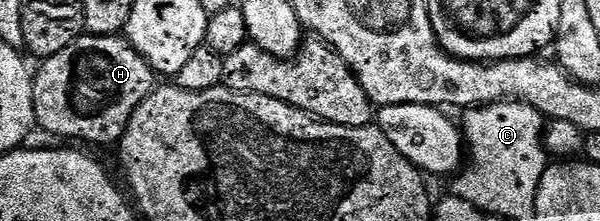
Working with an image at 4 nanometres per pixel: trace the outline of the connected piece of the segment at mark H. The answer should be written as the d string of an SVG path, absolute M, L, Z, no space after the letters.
M117 35L78 38L76 43L44 60L40 66L41 71L39 67L33 86L36 126L50 131L53 135L66 135L69 139L82 139L85 143L116 144L121 140L131 117L152 93L153 79L155 80L154 72L144 57L124 38Z

